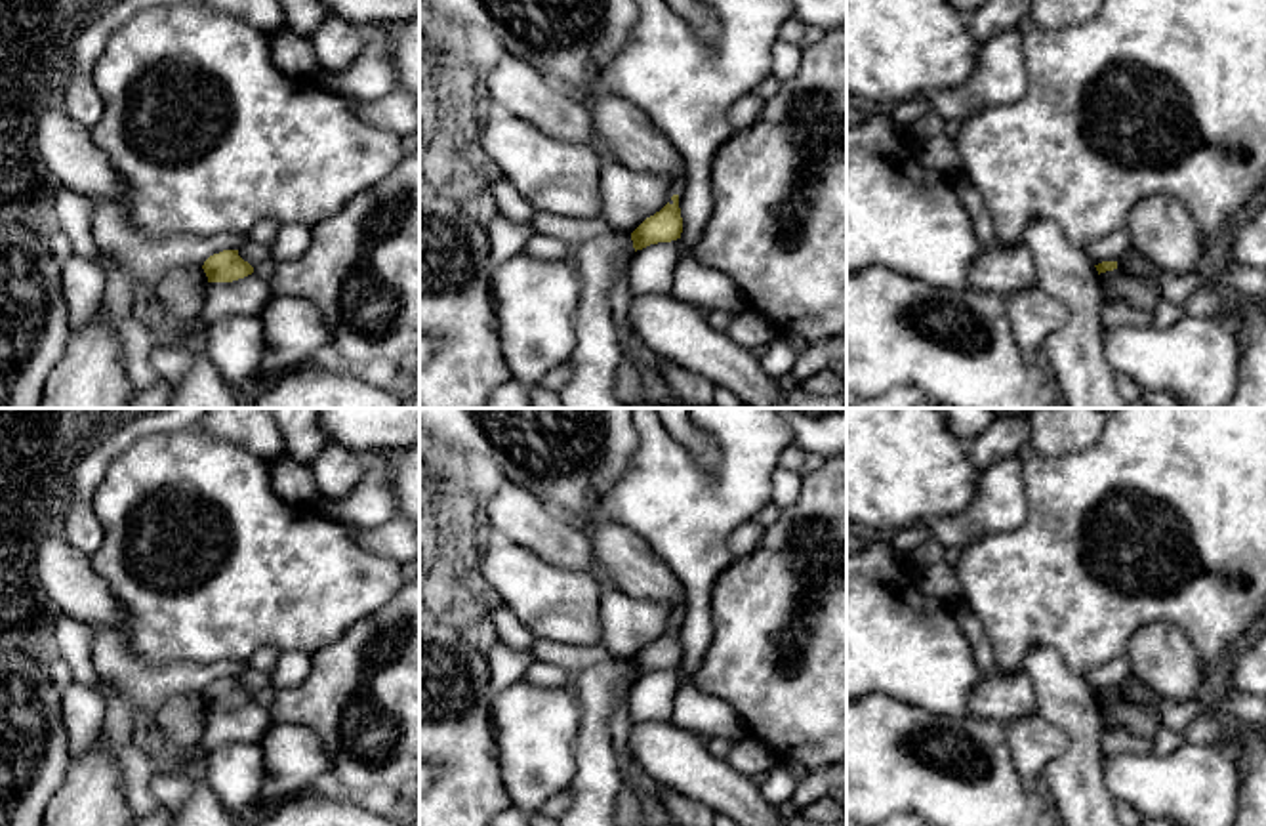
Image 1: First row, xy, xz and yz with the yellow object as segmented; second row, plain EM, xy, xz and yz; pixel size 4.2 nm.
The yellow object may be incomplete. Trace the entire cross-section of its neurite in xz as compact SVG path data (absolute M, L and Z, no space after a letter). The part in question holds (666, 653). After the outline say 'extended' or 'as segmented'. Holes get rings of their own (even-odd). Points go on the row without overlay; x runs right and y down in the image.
M679 622L671 624L671 631L667 630L660 639L646 645L633 660L633 675L643 677L650 671L671 670L681 666L683 660L683 645L679 635Z; as segmented

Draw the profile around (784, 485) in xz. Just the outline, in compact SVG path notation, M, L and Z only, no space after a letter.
M778 467L770 479L770 504L780 509L791 506L801 492L801 473Z

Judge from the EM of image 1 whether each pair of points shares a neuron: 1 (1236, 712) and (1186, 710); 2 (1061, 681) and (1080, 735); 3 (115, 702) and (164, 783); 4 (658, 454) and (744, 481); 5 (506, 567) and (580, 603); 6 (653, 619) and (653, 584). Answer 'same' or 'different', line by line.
1: same
2: same
3: different
4: same
5: same
6: different

